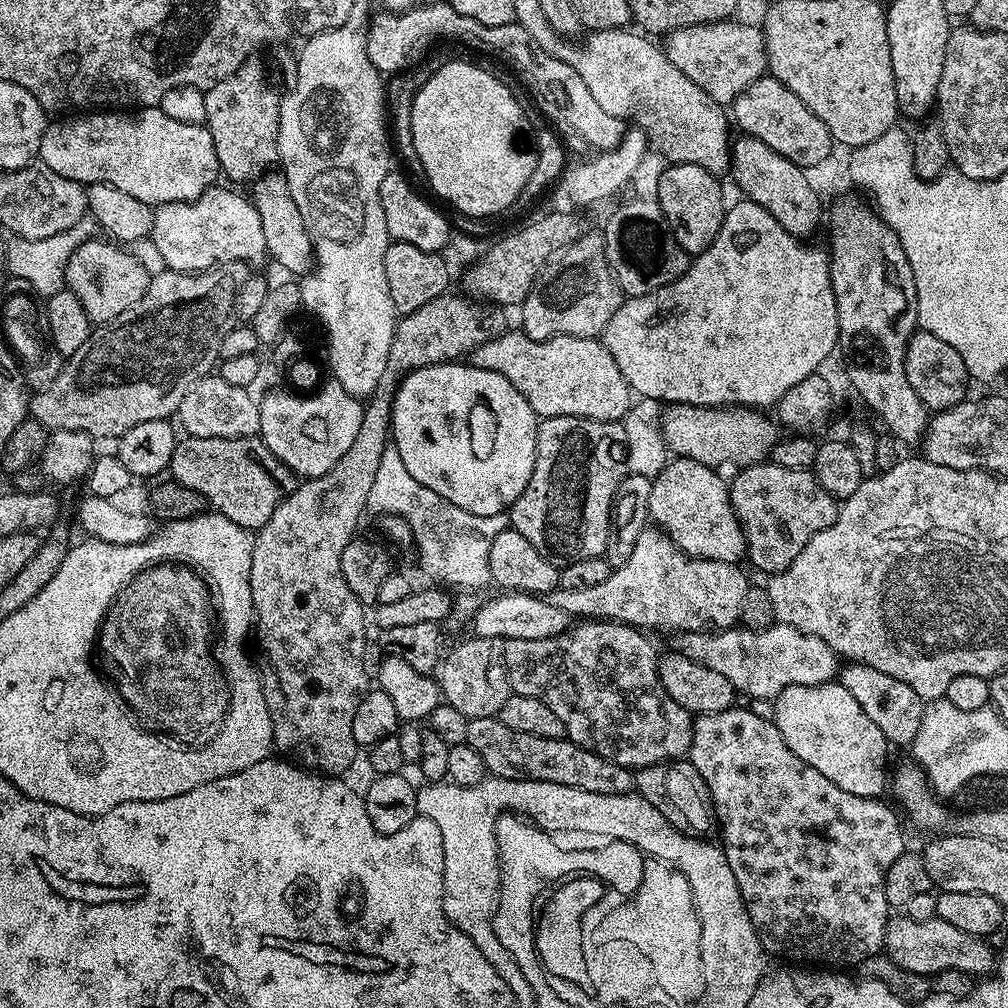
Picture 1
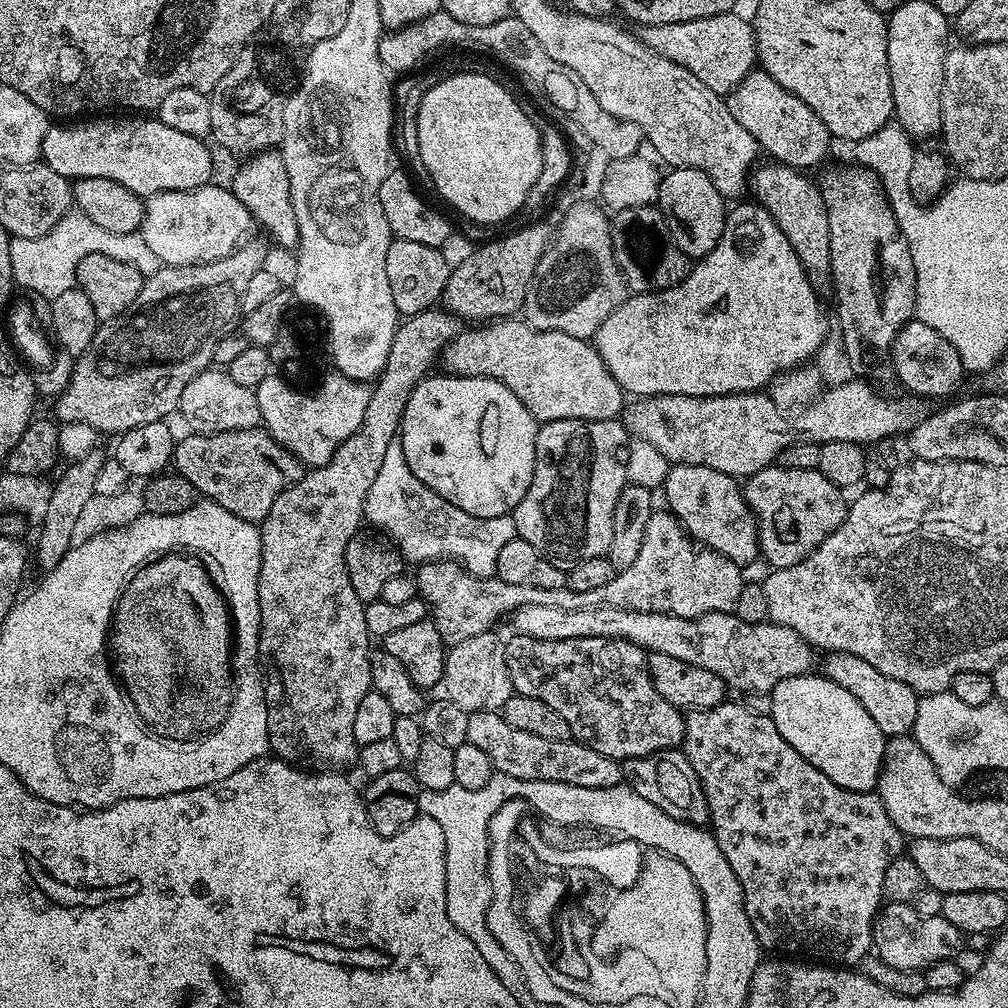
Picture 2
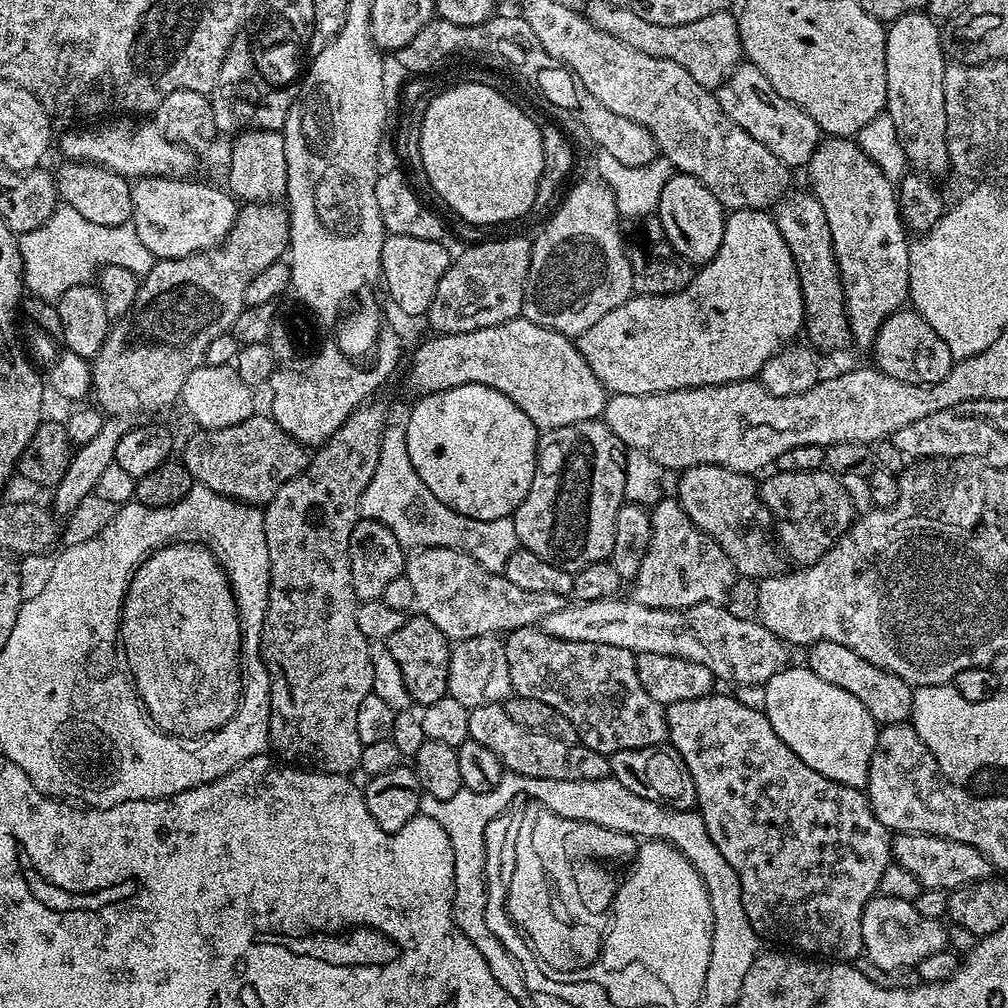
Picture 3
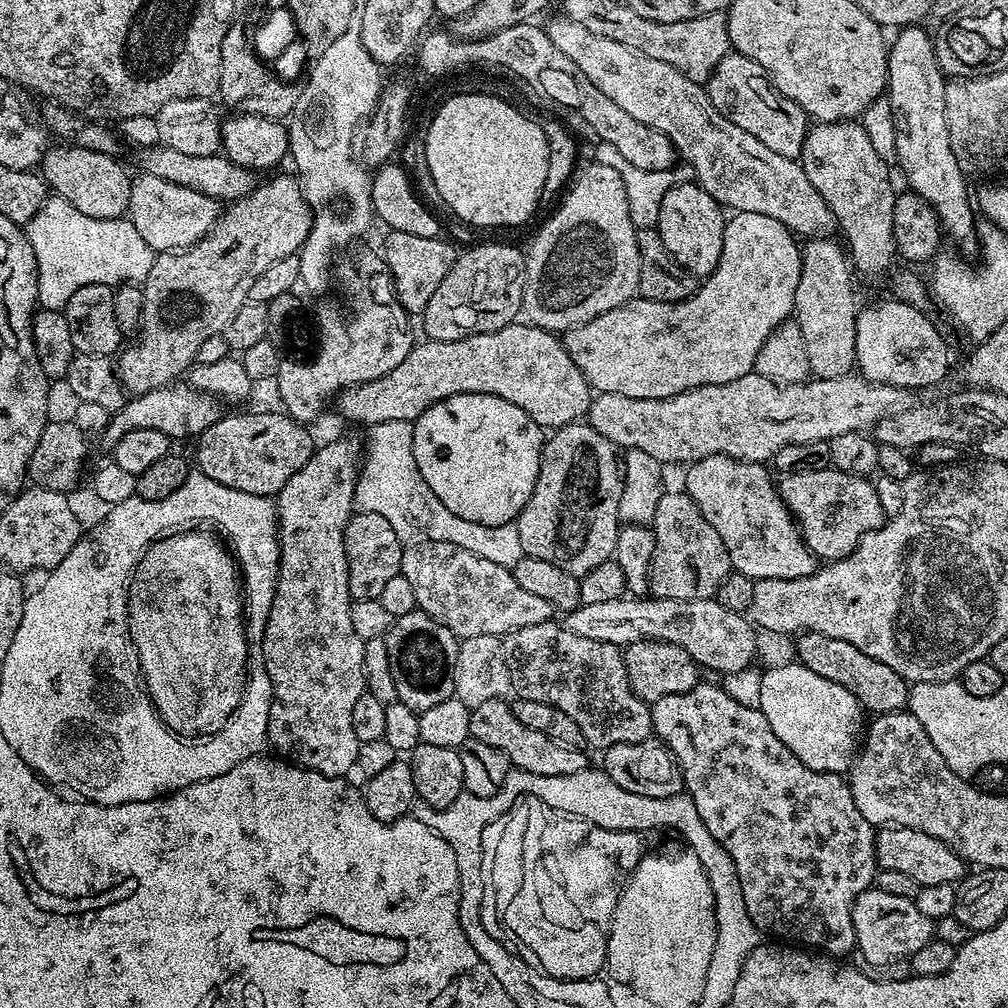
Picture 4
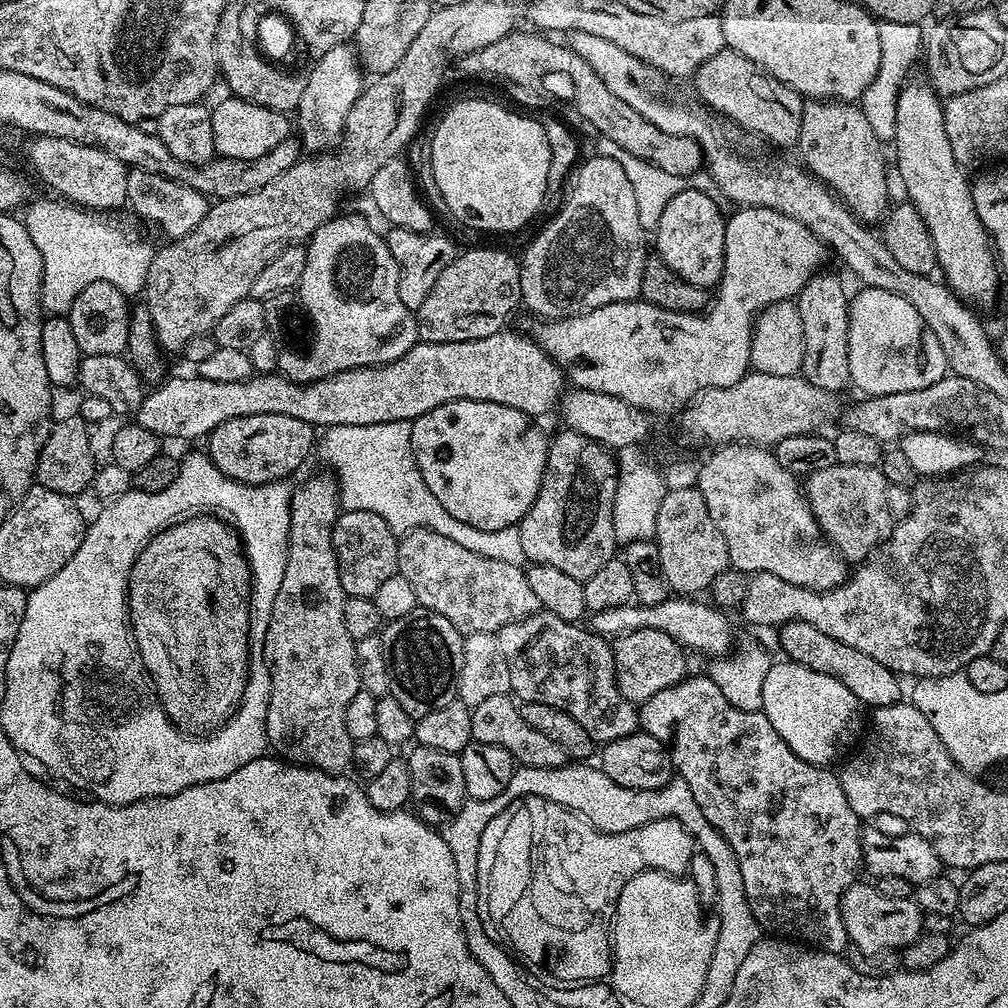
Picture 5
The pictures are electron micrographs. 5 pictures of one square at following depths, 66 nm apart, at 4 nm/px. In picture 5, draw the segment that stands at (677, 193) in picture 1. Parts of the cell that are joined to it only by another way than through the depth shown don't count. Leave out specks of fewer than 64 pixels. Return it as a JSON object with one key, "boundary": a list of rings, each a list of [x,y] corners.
{"boundary":[[[689,186],[682,194],[674,194],[662,210],[662,218],[654,233],[654,252],[680,280],[705,290],[712,290],[724,277],[726,216],[708,197],[707,191]]]}

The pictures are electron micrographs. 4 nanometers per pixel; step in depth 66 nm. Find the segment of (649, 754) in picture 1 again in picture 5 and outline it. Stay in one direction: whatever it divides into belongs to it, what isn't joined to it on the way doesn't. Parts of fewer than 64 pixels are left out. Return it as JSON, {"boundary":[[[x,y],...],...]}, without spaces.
{"boundary":[[[541,610],[518,622],[502,626],[496,637],[498,646],[502,646],[502,654],[506,654],[506,666],[510,666],[511,695],[517,701],[526,704],[542,702],[546,706],[554,706],[570,714],[570,718],[578,718],[592,741],[606,745],[614,738],[626,738],[626,734],[637,731],[640,728],[640,714],[637,705],[631,704],[622,690],[618,690],[613,645],[599,632],[580,627],[584,626],[579,623],[571,624]]]}

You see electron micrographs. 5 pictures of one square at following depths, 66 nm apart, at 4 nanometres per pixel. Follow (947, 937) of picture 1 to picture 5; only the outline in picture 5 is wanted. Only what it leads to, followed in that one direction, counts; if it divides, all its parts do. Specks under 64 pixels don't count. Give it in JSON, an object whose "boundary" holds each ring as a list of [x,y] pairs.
{"boundary":[[[872,882],[851,884],[840,899],[840,913],[846,926],[849,945],[862,950],[862,954],[903,950],[924,931],[924,917],[915,899],[886,898],[886,894],[878,891]]]}

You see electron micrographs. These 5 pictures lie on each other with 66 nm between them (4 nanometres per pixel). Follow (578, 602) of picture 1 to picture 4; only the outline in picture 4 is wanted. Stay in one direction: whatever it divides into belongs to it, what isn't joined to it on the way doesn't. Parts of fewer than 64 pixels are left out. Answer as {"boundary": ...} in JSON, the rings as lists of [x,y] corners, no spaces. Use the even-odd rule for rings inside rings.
{"boundary":[[[683,490],[665,491],[651,520],[650,527],[654,538],[654,558],[648,575],[648,586],[651,595],[657,600],[711,600],[715,597],[718,586],[732,571],[730,554],[718,538],[718,530],[702,518],[702,510],[694,506]],[[417,540],[404,544],[400,575],[410,581],[419,611],[437,620],[460,640],[479,636],[501,638],[522,626],[538,626],[538,622],[553,619],[550,602],[529,594],[518,586],[511,568],[498,566],[454,546],[454,542]]]}

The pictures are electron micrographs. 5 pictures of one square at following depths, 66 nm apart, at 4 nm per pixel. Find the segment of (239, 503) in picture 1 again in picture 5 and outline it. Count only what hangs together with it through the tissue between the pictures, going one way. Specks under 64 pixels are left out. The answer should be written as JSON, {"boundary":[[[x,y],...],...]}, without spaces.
{"boundary":[[[250,414],[242,418],[230,418],[226,422],[222,422],[222,426],[218,426],[206,438],[206,454],[214,462],[214,466],[218,466],[218,470],[222,470],[222,474],[226,474],[226,478],[234,478],[243,484],[275,484],[277,482],[287,481],[291,472],[296,472],[308,460],[308,455],[313,455],[314,445],[317,443],[318,436],[314,431],[313,425],[302,422],[302,418],[290,418],[290,414]]]}

